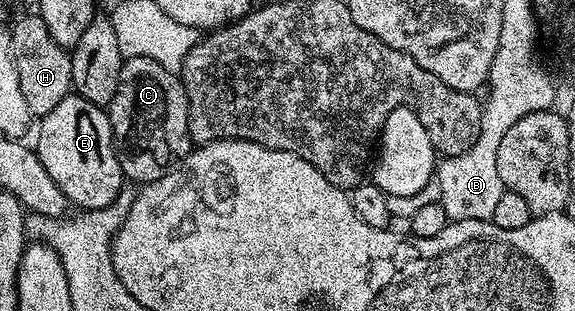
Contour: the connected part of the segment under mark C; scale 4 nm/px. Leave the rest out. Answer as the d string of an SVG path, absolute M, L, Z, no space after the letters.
M128 57L122 62L120 83L108 106L114 136L114 153L127 182L159 181L175 168L174 160L192 151L188 127L188 99L182 78L150 58Z

